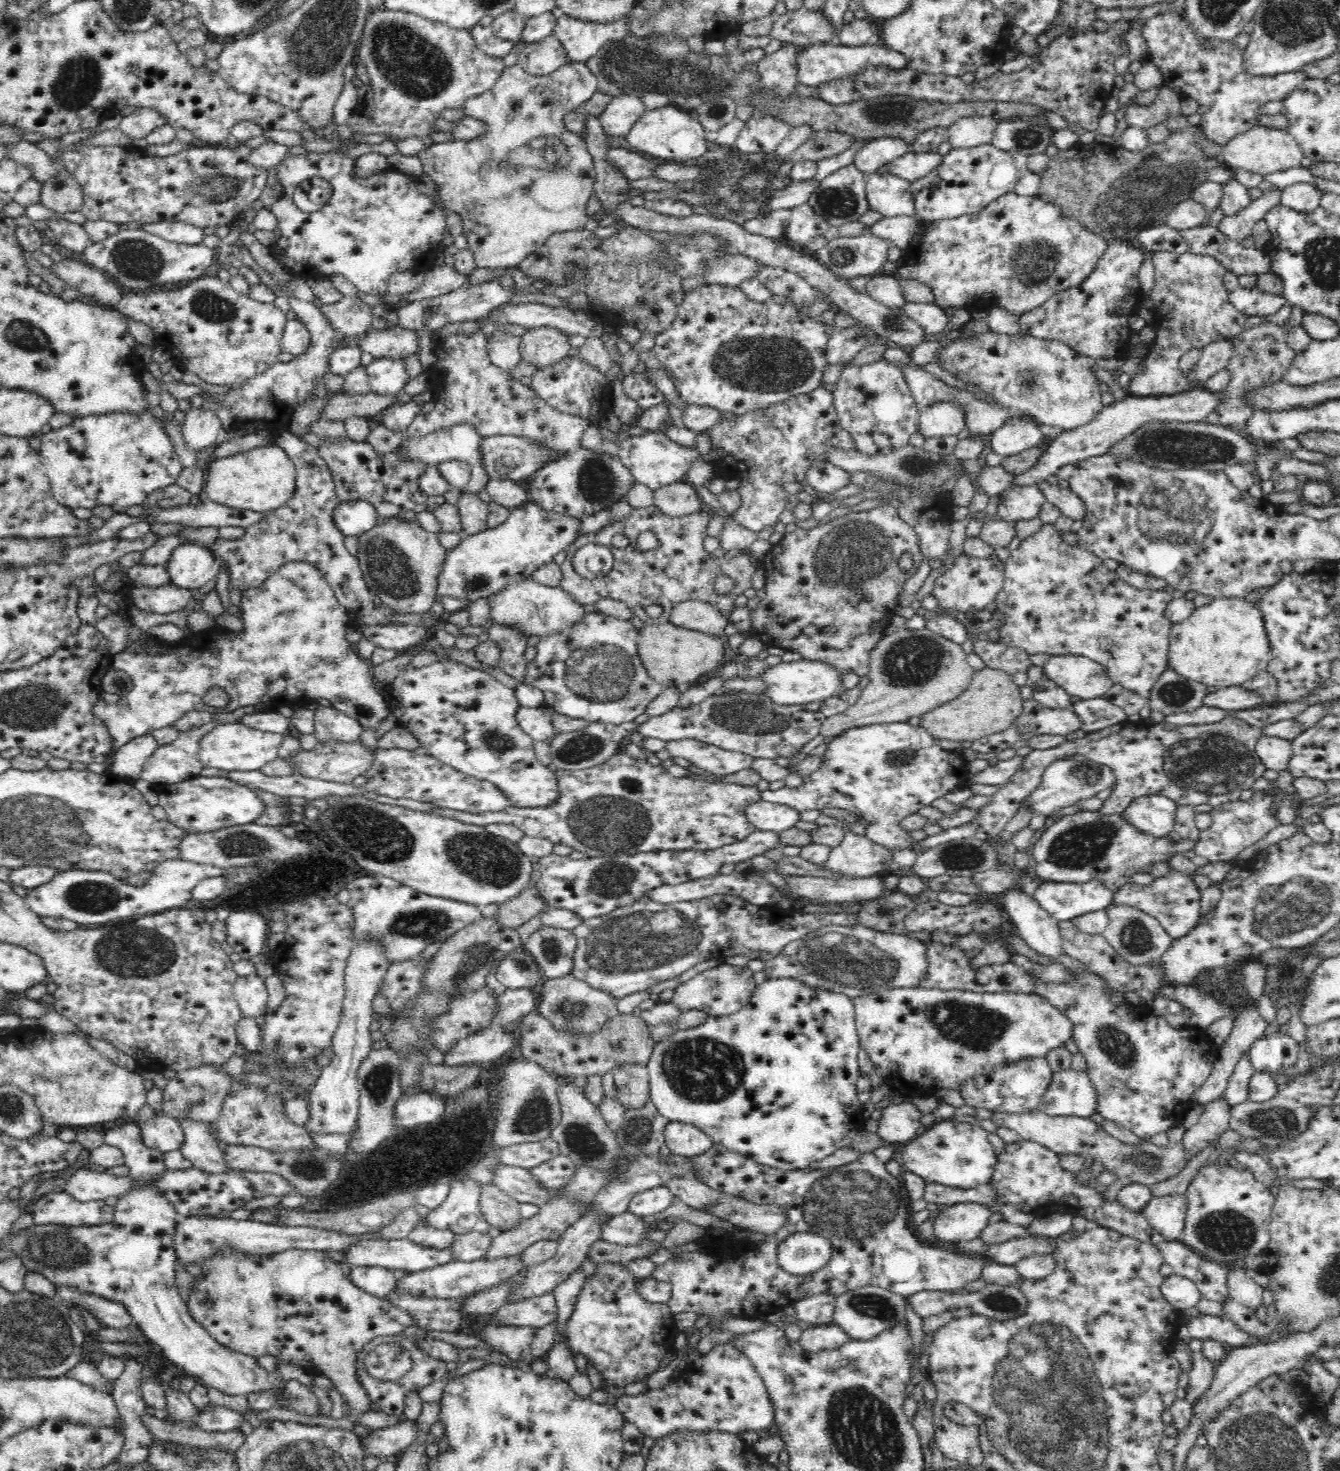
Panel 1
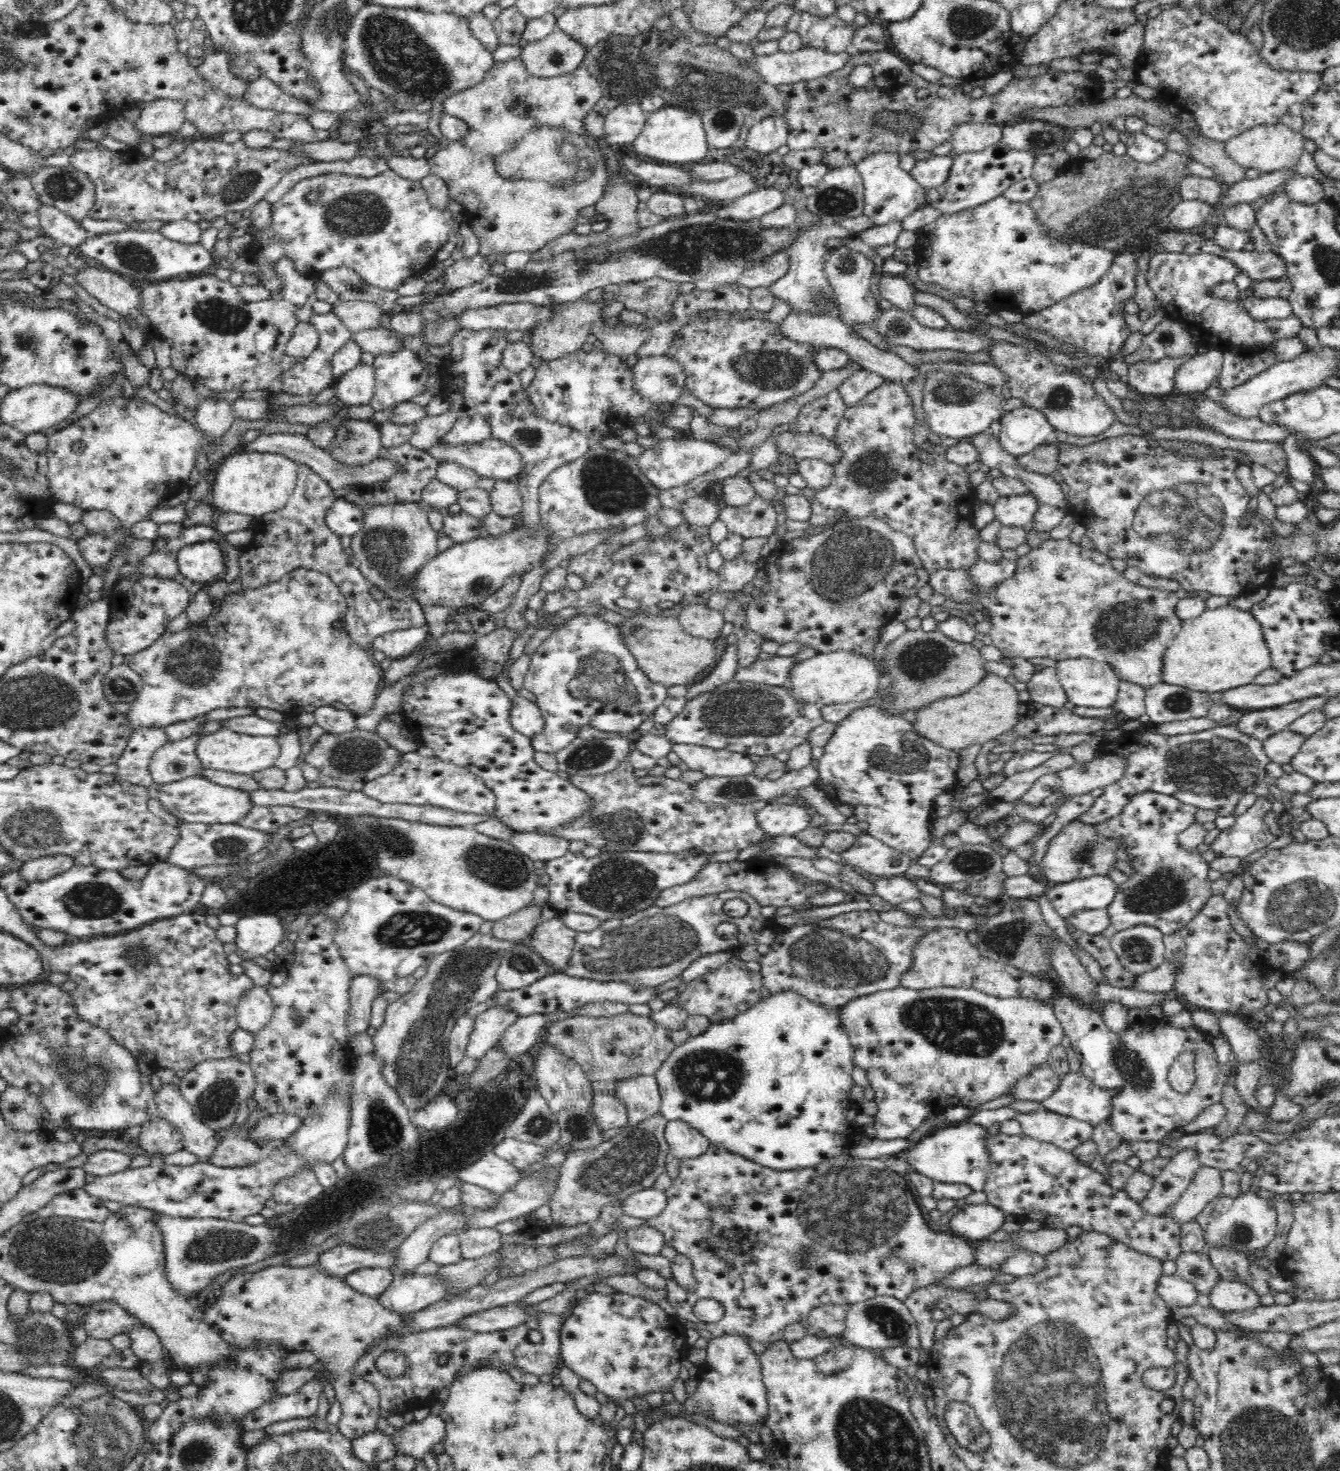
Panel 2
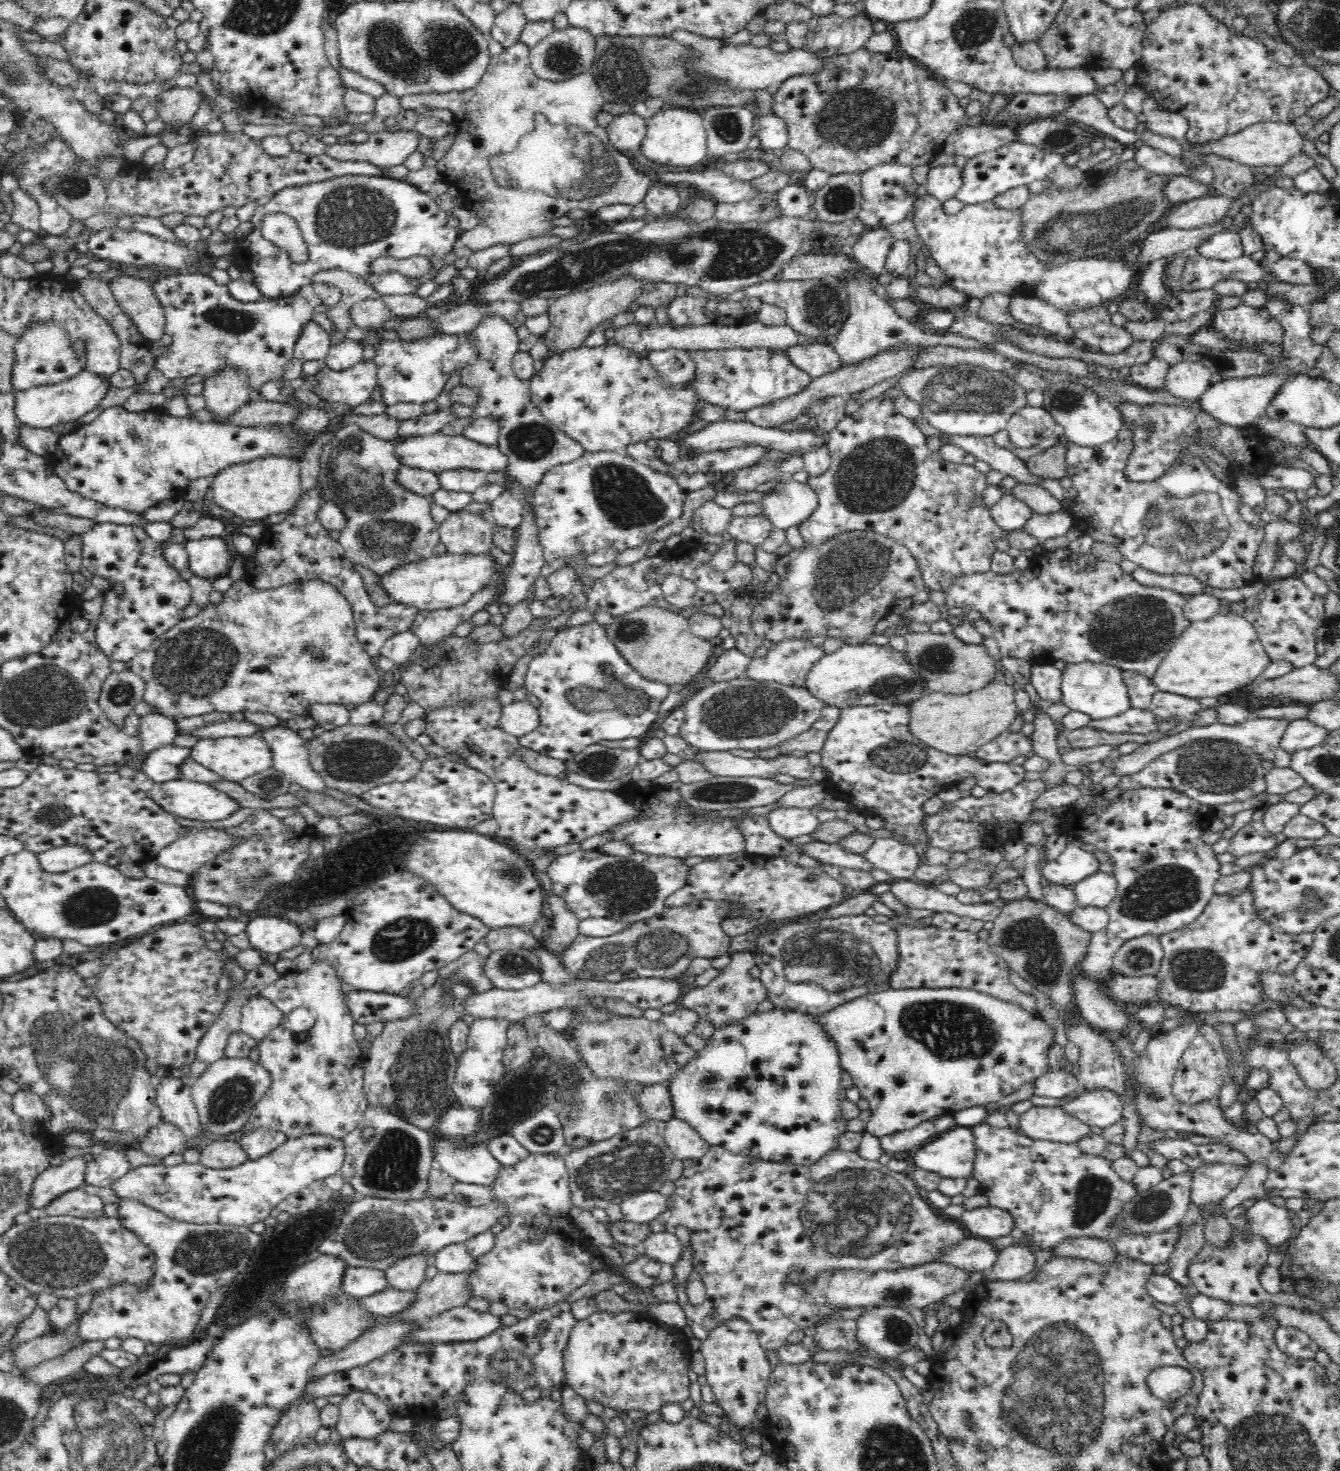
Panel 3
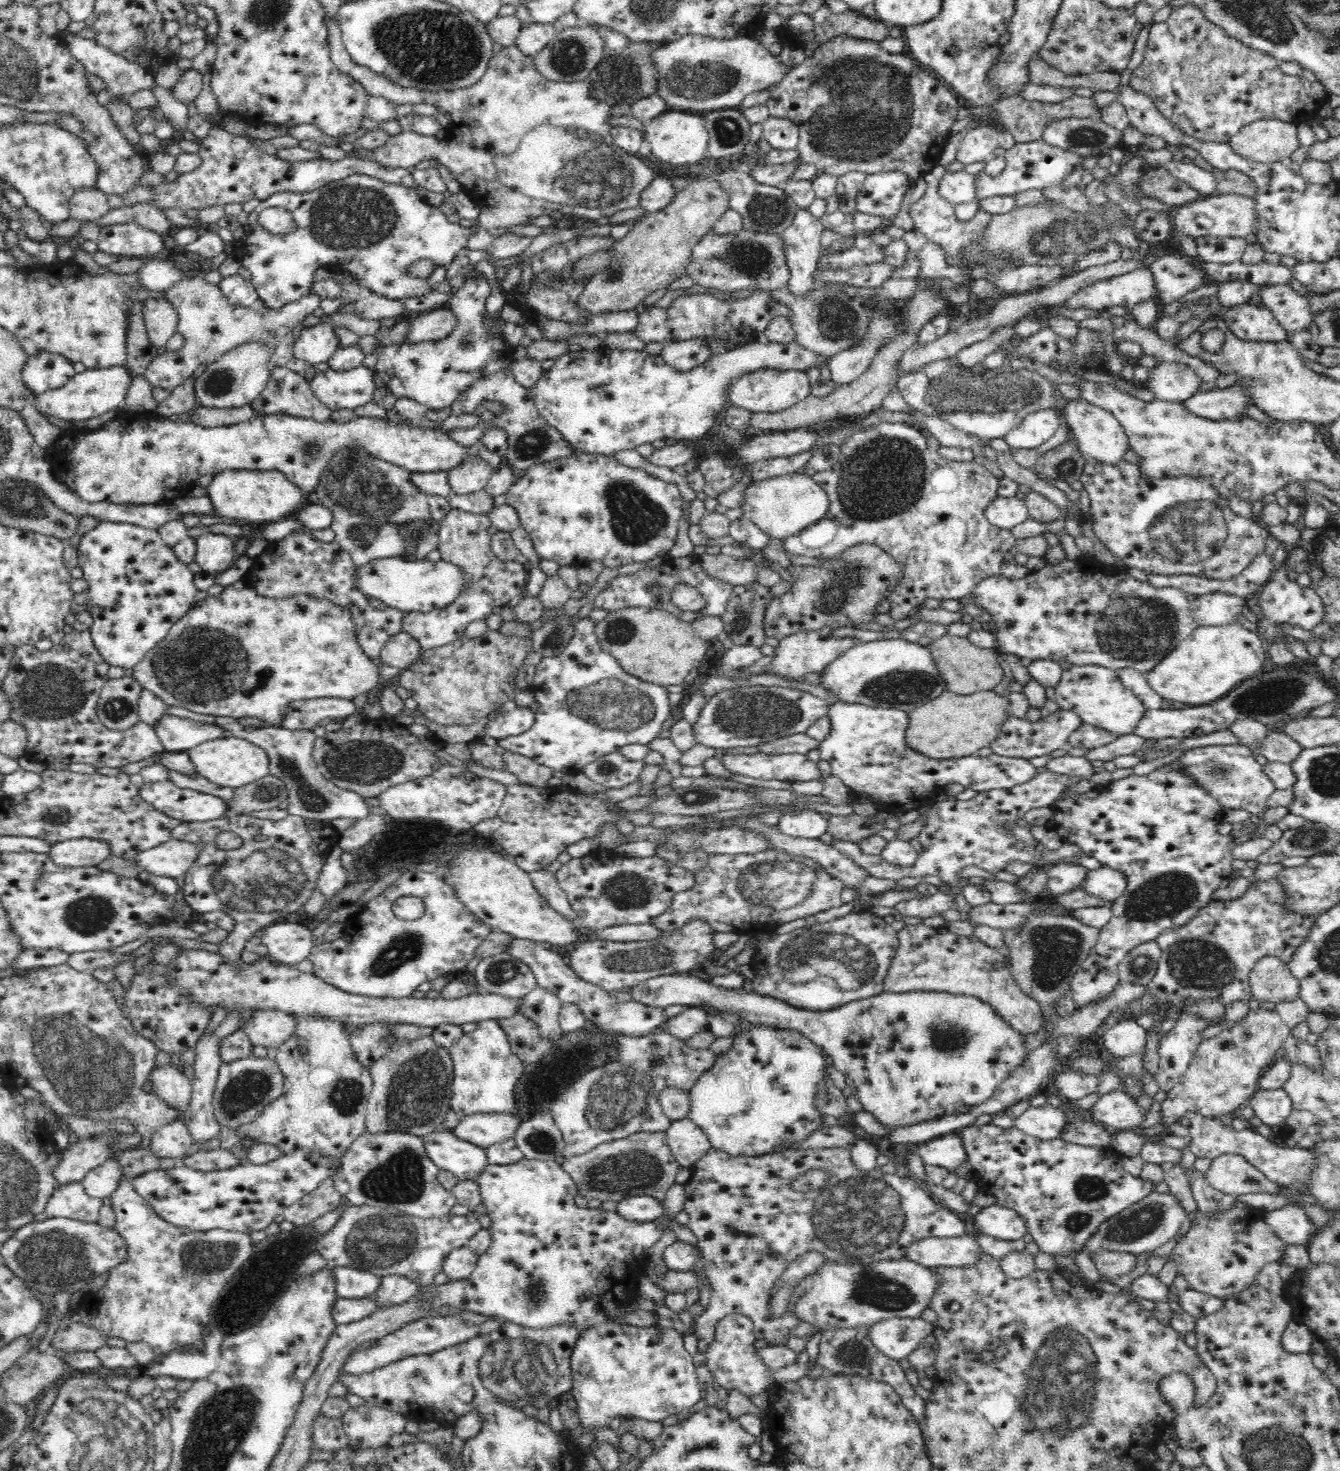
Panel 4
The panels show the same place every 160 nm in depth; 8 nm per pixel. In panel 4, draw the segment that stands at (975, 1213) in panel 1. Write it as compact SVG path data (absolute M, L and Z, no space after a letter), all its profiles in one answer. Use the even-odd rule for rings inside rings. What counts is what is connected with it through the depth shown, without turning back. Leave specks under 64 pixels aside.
M986 1206L973 1217L971 1229L1000 1240L1018 1240L1028 1233L1024 1219L1012 1209Z

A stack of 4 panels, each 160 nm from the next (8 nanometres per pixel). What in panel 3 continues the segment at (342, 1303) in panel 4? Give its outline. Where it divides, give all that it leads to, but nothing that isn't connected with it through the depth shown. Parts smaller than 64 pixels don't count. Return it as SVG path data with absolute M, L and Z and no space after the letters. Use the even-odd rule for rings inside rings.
M385 1288L382 1292L360 1298L360 1303L378 1316L394 1316L410 1308L418 1300L418 1289Z

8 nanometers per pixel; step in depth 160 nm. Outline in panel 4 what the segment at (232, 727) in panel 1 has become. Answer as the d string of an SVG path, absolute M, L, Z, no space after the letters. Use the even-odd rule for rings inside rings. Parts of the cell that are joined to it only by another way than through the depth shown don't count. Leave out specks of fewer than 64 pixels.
M232 736L210 740L188 749L187 753L198 774L216 785L238 788L270 774L270 759L266 749L244 738Z

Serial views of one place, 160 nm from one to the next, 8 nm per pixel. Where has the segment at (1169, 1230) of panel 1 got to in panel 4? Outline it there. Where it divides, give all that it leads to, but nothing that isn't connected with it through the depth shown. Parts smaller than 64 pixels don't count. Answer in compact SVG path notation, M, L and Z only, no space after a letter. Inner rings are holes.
M1221 1154L1213 1158L1204 1176L1210 1188L1234 1198L1249 1193L1274 1195L1280 1192L1278 1184L1270 1182L1260 1170L1236 1154Z

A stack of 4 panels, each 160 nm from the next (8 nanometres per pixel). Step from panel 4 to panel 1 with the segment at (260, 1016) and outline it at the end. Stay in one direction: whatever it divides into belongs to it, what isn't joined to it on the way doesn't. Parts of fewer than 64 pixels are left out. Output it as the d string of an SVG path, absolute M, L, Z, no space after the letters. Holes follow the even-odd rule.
M252 972L248 976L238 976L233 994L243 1017L257 1017L268 1012L269 993L265 979L256 972Z

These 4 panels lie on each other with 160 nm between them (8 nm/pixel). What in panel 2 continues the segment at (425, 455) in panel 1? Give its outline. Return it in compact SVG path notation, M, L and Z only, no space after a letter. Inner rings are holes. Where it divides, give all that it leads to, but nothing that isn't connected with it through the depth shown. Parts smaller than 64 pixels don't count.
M480 415L458 419L441 439L444 447L454 447L482 442L492 436L489 424Z

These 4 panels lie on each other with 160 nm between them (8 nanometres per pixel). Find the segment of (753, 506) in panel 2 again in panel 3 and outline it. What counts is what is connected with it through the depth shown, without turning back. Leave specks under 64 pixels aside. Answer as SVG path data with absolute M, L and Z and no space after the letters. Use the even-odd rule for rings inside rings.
M761 513L756 516L733 516L728 522L726 532L740 542L760 545L768 538L773 528L773 523Z

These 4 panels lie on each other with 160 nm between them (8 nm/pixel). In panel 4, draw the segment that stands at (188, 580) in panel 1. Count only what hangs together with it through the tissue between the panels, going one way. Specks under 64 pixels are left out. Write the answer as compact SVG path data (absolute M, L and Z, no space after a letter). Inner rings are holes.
M202 534L195 538L196 564L204 570L204 573L215 576L230 568L235 560L235 539L223 534Z

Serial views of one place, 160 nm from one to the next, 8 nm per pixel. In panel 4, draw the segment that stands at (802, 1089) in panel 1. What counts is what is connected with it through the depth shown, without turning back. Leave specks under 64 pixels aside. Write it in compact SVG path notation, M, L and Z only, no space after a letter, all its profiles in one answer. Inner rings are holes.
M752 1025L747 1030L742 1030L742 1034L732 1035L732 1046L728 1052L717 1054L716 1060L712 1066L692 1083L687 1090L689 1096L689 1113L688 1118L699 1126L704 1132L705 1137L710 1141L712 1147L732 1156L762 1156L762 1154L770 1154L776 1152L778 1148L786 1148L786 1146L794 1146L801 1144L807 1138L810 1138L814 1132L818 1132L820 1128L824 1128L824 1116L820 1107L816 1105L816 1094L819 1094L819 1088L823 1085L824 1080L829 1077L828 1064L831 1061L827 1059L827 1055L820 1045L816 1044L812 1039L805 1037L800 1031L788 1029L785 1027L773 1027L768 1025Z

